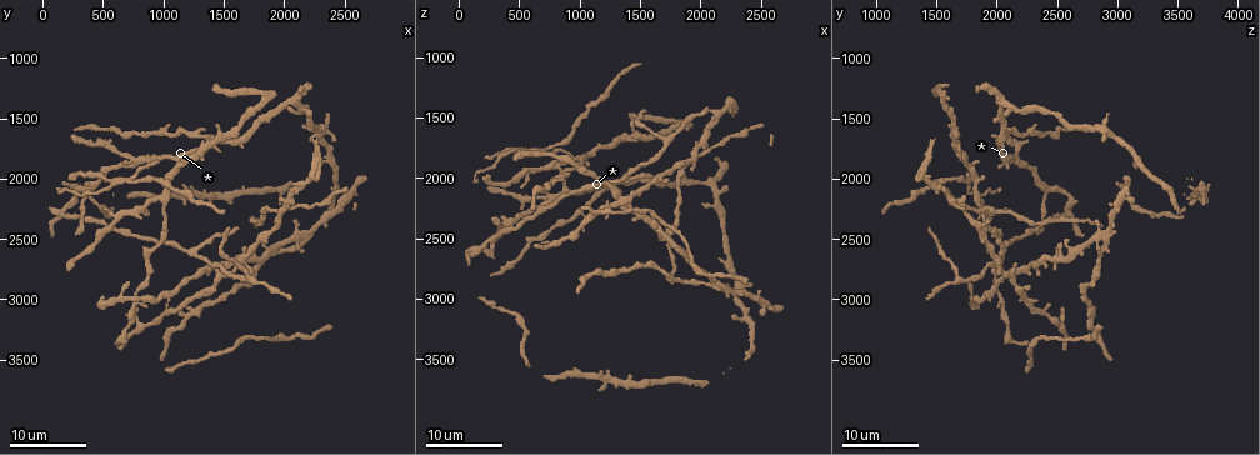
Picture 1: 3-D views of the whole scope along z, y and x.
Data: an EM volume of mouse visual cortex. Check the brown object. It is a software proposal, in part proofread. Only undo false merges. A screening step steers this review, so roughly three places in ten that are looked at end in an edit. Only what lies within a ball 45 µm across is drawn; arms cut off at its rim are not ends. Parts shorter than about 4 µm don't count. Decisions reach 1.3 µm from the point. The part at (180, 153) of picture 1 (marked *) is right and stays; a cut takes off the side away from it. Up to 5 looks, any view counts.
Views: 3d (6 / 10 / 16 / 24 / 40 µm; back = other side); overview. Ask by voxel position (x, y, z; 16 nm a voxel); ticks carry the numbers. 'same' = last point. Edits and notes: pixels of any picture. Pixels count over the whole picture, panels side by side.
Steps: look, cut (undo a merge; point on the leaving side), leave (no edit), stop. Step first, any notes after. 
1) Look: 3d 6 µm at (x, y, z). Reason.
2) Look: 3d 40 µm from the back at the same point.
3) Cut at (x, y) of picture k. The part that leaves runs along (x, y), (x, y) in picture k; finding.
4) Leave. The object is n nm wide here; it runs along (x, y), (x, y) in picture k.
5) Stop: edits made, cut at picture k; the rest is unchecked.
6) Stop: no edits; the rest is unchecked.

Look: 3d 16 µm at (1280, 2560, 2040). Two arms in line, one across.

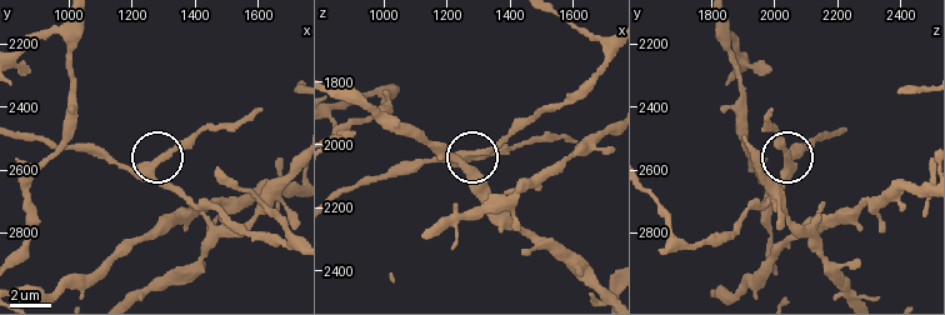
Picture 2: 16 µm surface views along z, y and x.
Look: 3d 6 µm at (1270, 2570, 2050).

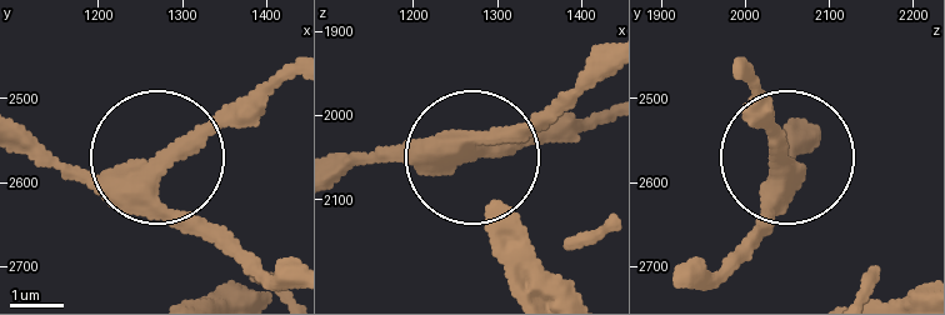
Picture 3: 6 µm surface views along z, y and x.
Leave. 3 arms meet here; all the same neuron.

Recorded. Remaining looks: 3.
Look: 3d 16 µm at (680, 2000, 1780). Arms part here.

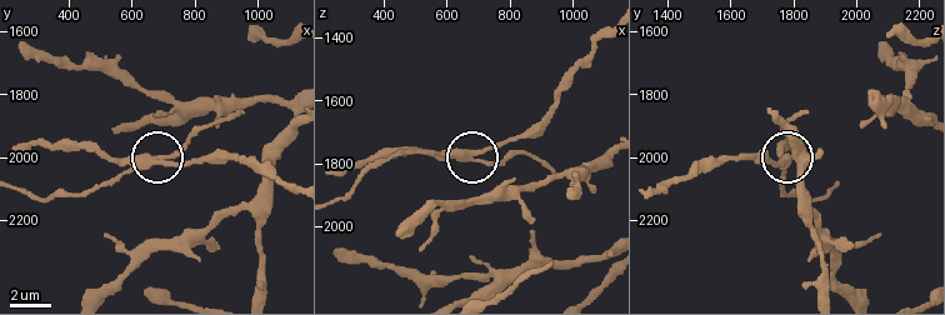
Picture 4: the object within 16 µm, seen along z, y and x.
Look: 3d 10 µm at (680, 2010, 1770).

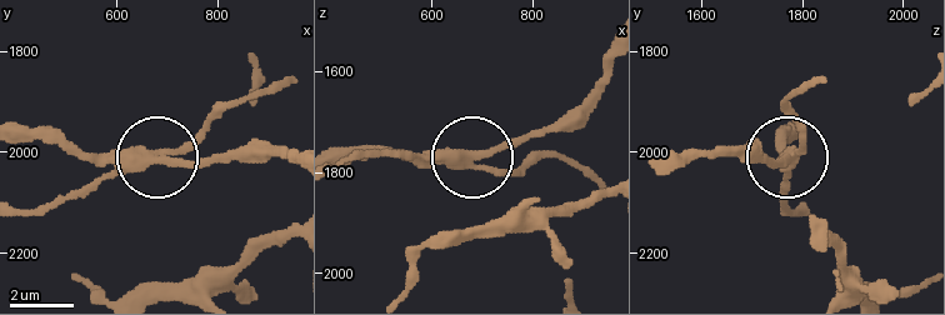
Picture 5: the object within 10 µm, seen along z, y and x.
Cut at (91, 183) of picture 5. The part that leaves runs along (135, 164), (25, 213) in picture 5; two neurons meet here.

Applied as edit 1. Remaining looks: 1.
Stop: edits made, cut at picture 5; the rest is unchecked.

